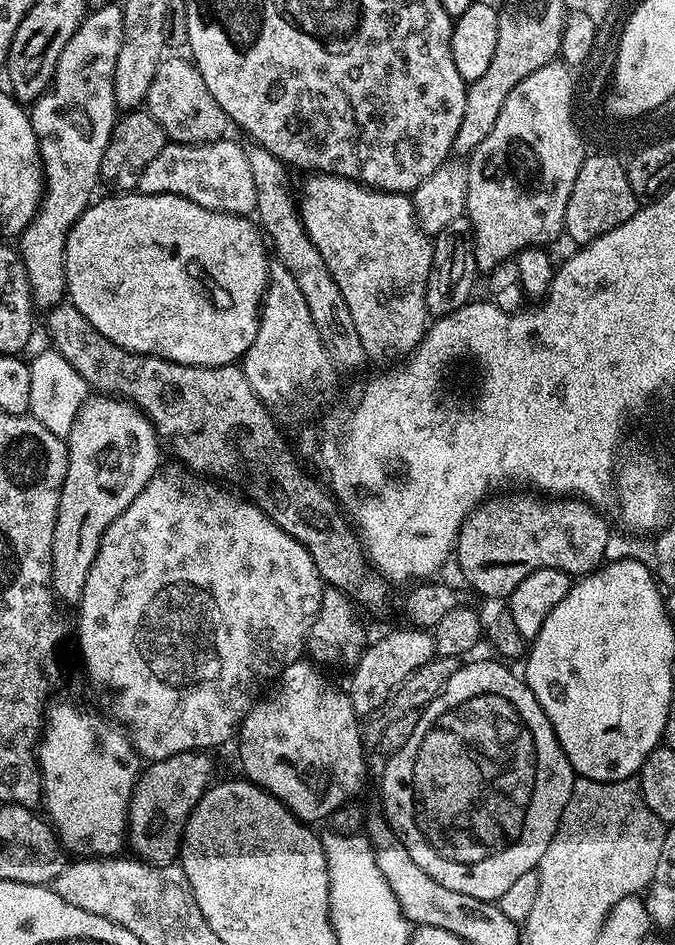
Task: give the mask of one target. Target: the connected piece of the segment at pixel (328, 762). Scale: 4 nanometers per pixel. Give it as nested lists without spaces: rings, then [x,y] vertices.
[[[301,658],[294,661],[290,666],[286,666],[286,670],[280,672],[271,687],[252,705],[252,709],[244,717],[244,723],[238,729],[240,764],[244,767],[243,775],[251,780],[253,784],[264,788],[274,798],[281,800],[298,819],[305,822],[313,822],[312,820],[323,821],[328,813],[345,807],[351,801],[348,799],[364,784],[364,753],[366,753],[366,747],[364,741],[361,740],[361,725],[358,723],[356,711],[352,709],[352,703],[350,702],[347,691],[340,689],[339,692],[319,671],[323,672],[308,658]]]

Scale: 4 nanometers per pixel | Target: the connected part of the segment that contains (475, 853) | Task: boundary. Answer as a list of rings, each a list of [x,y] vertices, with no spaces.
[[[496,658],[491,659],[476,660],[473,664],[461,663],[457,667],[455,674],[446,682],[445,688],[417,715],[414,734],[410,734],[406,746],[387,757],[384,781],[380,784],[380,792],[384,795],[382,815],[391,826],[393,834],[402,842],[402,846],[406,846],[410,858],[414,858],[414,862],[418,862],[418,866],[422,866],[422,870],[426,870],[426,874],[434,878],[434,882],[446,886],[446,890],[468,894],[470,898],[485,902],[499,901],[506,894],[506,890],[510,890],[510,886],[514,886],[514,882],[522,878],[522,874],[533,871],[539,865],[542,854],[546,854],[546,846],[550,846],[550,838],[554,838],[558,830],[562,810],[566,810],[566,802],[570,802],[574,782],[578,779],[562,746],[556,740],[552,723],[546,718],[542,706],[534,698],[527,683],[517,673],[516,677],[508,669],[511,667],[507,663]]]

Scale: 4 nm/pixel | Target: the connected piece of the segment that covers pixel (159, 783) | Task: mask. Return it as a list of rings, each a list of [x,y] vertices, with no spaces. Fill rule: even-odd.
[[[193,750],[179,752],[165,760],[153,760],[148,769],[139,773],[136,786],[132,790],[132,801],[128,803],[128,826],[126,844],[133,848],[135,855],[146,864],[175,864],[180,855],[180,841],[184,838],[184,827],[194,810],[194,806],[210,787],[212,760],[207,751]]]

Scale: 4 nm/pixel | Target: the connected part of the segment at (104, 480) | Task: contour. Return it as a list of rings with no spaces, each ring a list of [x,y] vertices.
[[[92,394],[82,402],[66,443],[68,469],[52,543],[52,591],[61,601],[76,602],[86,586],[86,574],[98,554],[104,531],[142,494],[161,467],[162,444],[139,408],[111,394]]]

